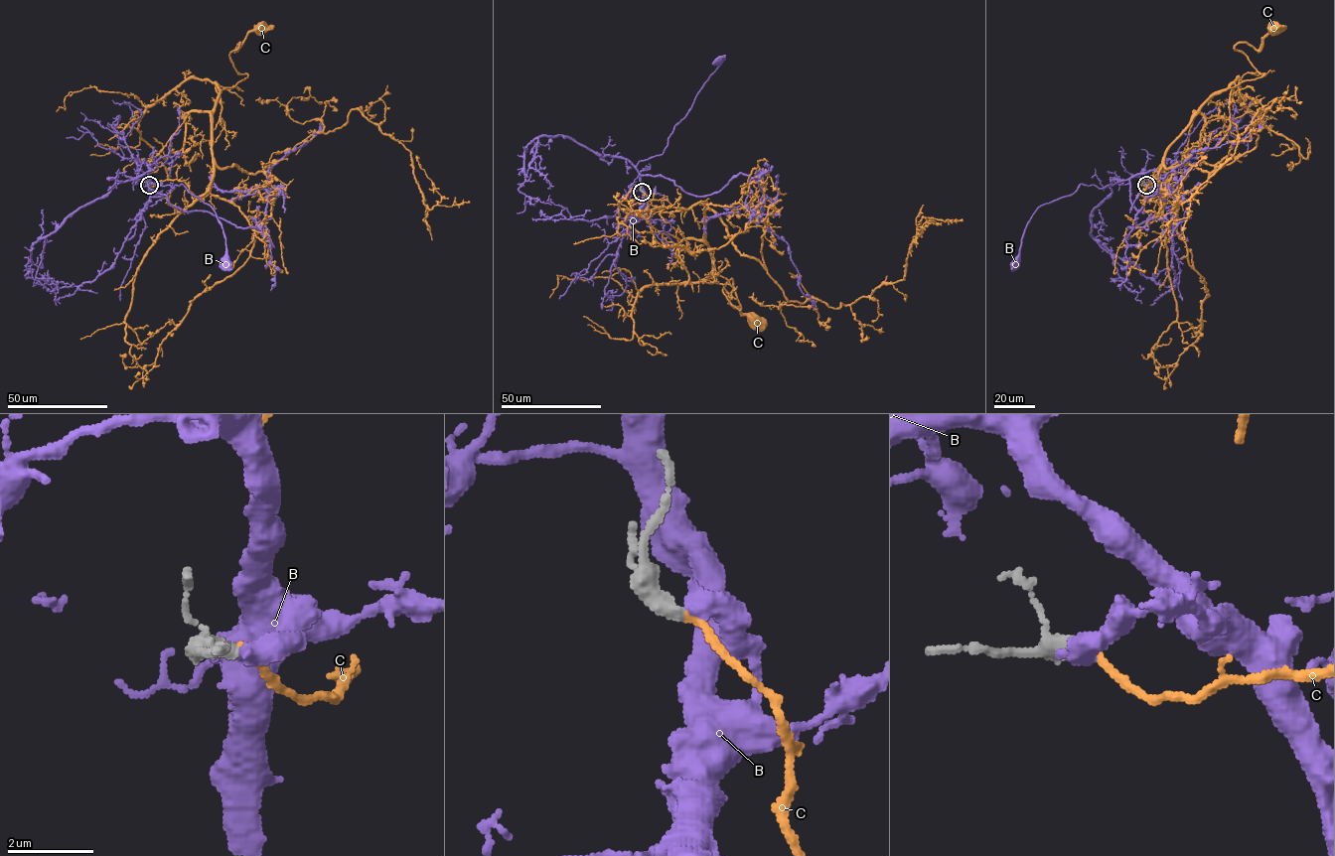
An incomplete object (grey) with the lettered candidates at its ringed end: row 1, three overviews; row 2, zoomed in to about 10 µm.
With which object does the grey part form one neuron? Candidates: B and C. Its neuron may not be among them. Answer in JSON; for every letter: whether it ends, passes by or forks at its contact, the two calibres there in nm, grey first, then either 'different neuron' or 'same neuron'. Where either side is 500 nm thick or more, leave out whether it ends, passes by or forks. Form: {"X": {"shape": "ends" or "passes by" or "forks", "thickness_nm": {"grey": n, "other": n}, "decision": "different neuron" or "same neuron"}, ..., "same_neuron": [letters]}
{"B": {"shape": "ends", "thickness_nm": {"grey": 440, "other": 480}, "decision": "different neuron"}, "C": {"shape": "ends", "thickness_nm": {"grey": 440, "other": 240}, "decision": "same neuron"}, "same_neuron": ["C"]}

